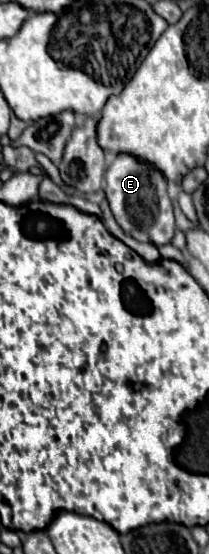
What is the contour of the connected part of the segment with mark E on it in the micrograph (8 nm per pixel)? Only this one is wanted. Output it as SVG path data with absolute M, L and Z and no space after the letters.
M118 153L106 171L104 193L118 225L138 241L166 245L174 235L174 211L168 197L168 179L150 163L136 159L130 153Z

